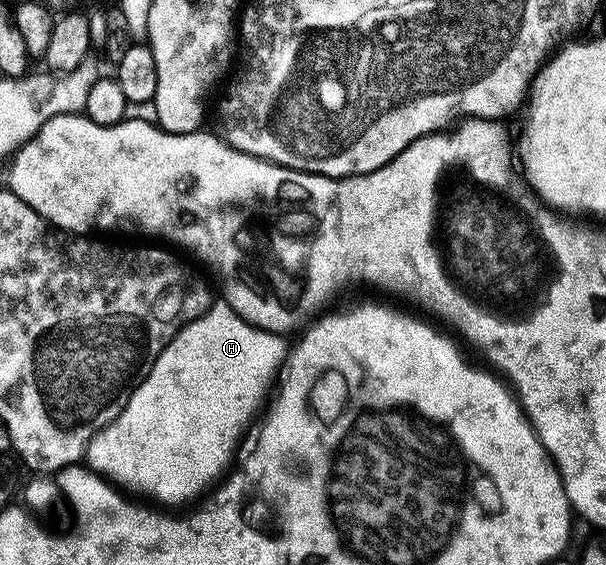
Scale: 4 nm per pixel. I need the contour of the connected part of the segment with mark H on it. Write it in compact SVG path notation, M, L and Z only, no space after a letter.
M213 302L207 313L187 323L169 341L122 413L88 442L87 466L129 496L145 495L156 503L165 503L168 509L198 498L207 487L215 488L225 478L228 459L235 457L244 430L256 414L261 414L260 406L264 398L266 403L272 382L274 387L285 366L290 347L284 342L283 335L251 327L228 303Z

